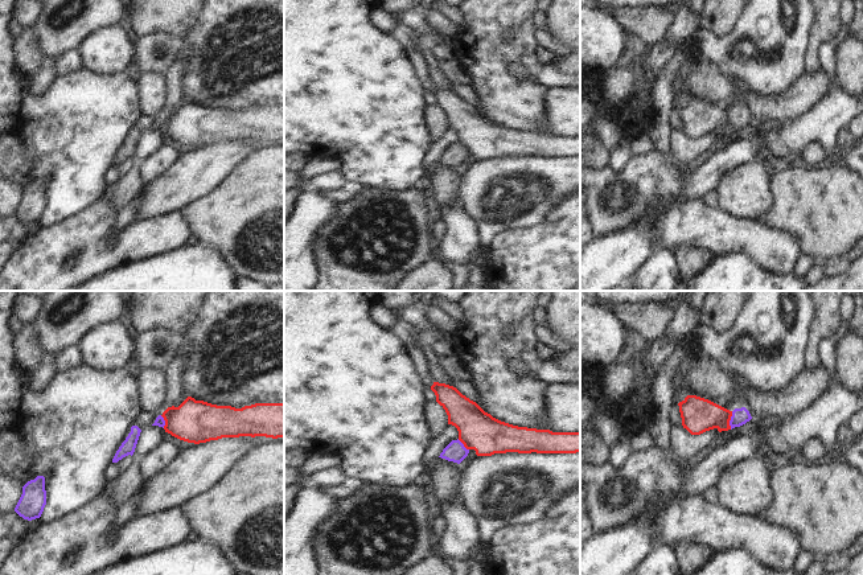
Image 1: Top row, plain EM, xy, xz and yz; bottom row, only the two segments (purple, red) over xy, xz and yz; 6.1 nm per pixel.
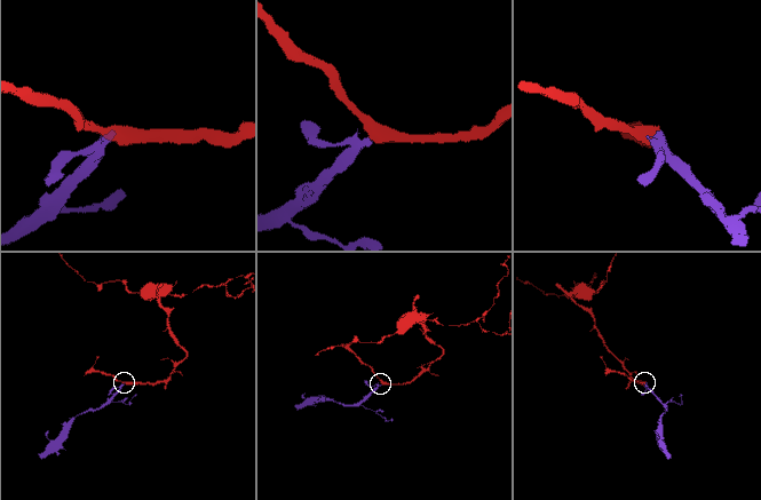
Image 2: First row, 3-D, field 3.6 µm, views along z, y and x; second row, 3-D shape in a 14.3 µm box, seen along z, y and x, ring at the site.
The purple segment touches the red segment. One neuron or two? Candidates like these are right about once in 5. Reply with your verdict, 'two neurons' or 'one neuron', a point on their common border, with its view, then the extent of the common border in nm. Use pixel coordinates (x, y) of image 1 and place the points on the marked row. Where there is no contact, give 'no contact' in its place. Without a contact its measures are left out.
two neurons; contact yz (730, 421); length 110 nm

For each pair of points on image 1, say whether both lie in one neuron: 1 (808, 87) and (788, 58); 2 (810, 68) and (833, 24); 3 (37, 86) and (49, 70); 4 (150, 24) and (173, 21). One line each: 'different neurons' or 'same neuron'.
1: different neurons
2: same neuron
3: same neuron
4: same neuron

